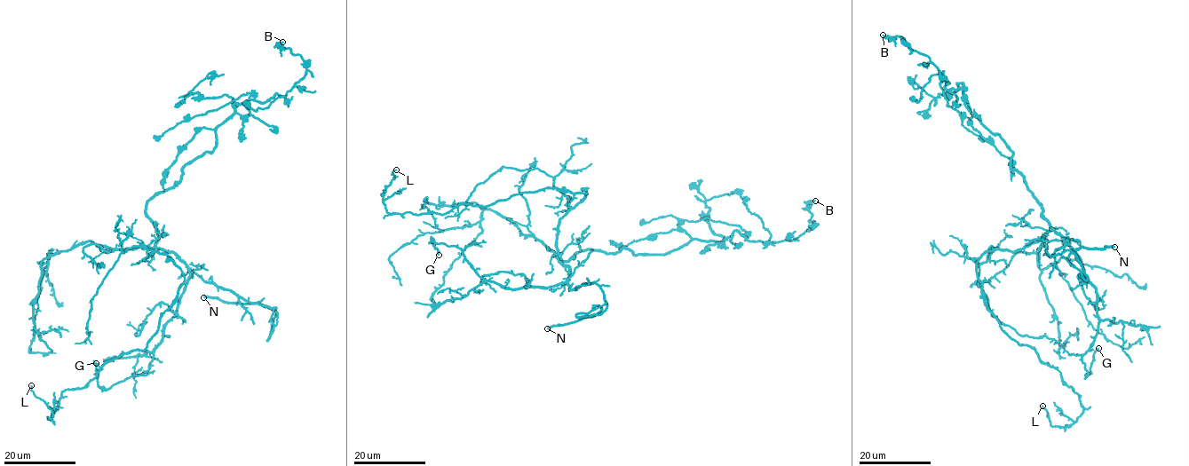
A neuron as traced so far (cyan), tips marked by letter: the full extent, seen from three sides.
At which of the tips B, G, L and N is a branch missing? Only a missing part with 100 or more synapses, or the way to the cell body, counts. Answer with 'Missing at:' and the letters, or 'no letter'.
Missing at: N

